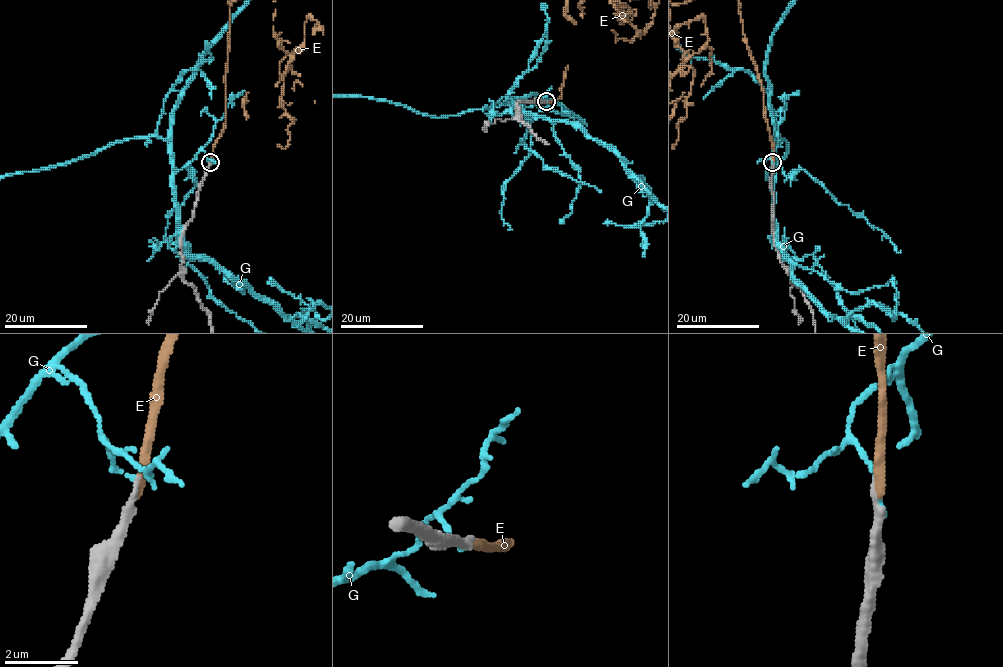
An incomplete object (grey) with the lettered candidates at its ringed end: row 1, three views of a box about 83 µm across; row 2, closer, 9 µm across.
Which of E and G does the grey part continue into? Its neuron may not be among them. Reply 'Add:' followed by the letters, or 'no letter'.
Add: E

